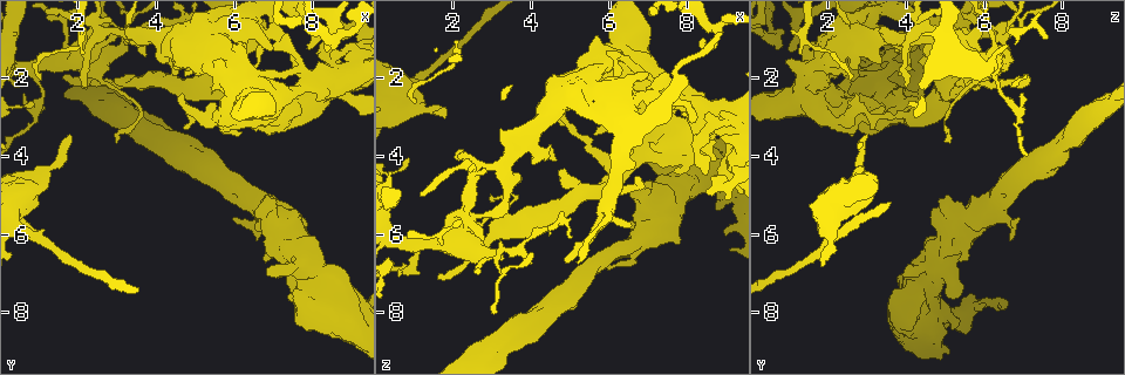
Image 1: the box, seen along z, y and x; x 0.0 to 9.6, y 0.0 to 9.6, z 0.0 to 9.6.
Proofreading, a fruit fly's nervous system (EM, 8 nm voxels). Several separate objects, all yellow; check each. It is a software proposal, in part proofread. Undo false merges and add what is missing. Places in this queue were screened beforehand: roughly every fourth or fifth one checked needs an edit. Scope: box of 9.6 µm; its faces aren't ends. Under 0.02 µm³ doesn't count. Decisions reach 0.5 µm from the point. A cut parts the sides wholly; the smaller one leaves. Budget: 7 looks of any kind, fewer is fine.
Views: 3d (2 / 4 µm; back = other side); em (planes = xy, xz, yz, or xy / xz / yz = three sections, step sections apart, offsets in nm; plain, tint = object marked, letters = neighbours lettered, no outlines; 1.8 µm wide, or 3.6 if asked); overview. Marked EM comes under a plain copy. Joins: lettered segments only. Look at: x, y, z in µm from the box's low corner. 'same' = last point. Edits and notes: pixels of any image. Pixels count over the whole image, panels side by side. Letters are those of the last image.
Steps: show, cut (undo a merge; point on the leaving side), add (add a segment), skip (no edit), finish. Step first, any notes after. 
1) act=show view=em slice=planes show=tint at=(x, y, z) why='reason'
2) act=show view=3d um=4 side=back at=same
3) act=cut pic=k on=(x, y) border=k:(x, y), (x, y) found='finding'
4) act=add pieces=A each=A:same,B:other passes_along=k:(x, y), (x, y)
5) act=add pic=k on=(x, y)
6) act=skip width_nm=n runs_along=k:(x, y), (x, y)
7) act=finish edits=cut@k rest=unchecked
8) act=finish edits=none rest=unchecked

act=show view=em slice=xy step=16 show=tint at=(5.90, 0.65, 5.25)

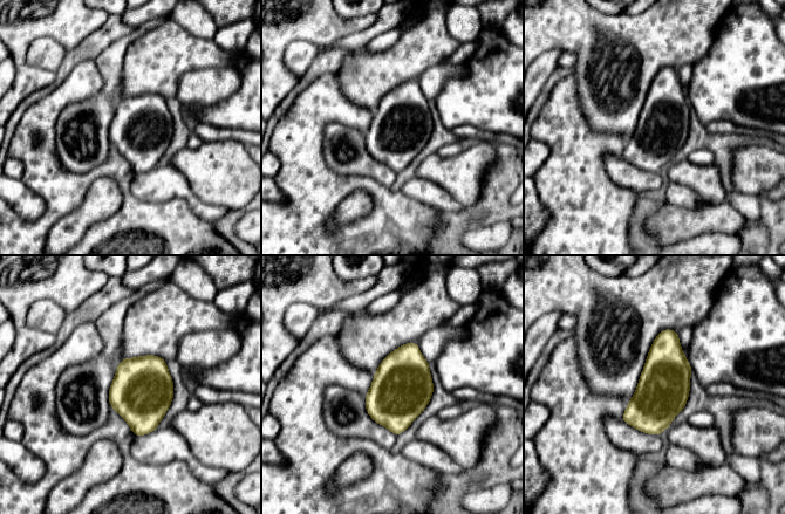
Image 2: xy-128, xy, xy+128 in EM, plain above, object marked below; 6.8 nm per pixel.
act=show view=em slice=planes show=letters at=same

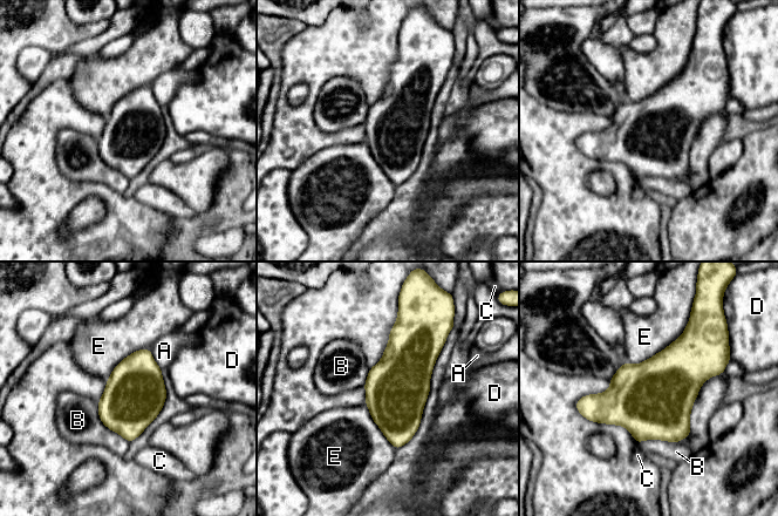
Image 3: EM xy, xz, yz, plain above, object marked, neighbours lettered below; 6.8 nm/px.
act=skip each=A:other,B:other,C:other,D:other,E:other found='one neuron here'

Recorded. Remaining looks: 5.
act=show view=3d um=4 at=(2.30, 1.05, 5.50) why='closes a loop'

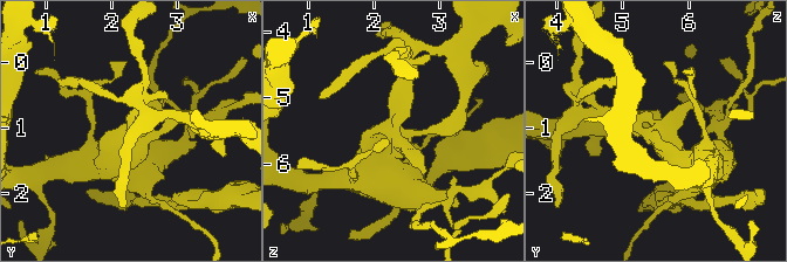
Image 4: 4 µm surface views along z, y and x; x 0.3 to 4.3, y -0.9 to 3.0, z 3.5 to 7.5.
act=show view=em slice=planes show=letters at=(2.30, 1.10, 5.45)

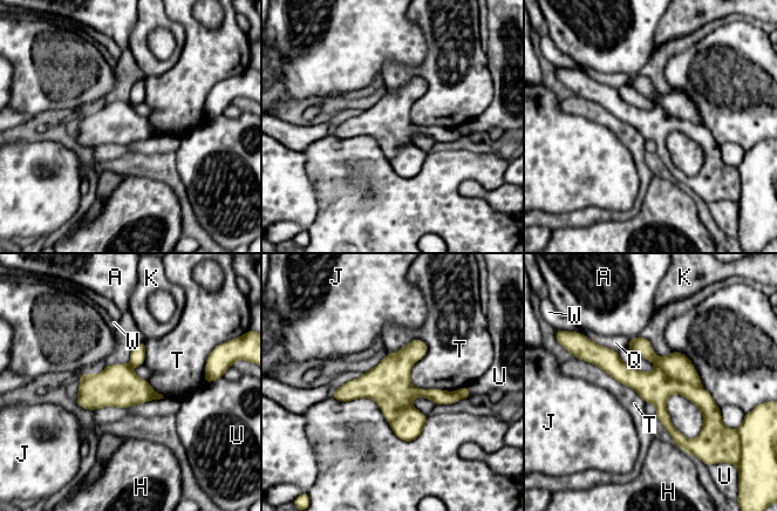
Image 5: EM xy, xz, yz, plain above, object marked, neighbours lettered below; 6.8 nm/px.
act=cut pic=5 on=(655, 387) longest_contact=T:600nm each=A:other,H:other,J:other,K:other,Q:other,T:other,U:other,W:other found='a second neuron is stuck on'

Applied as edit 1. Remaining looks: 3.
act=show view=overview

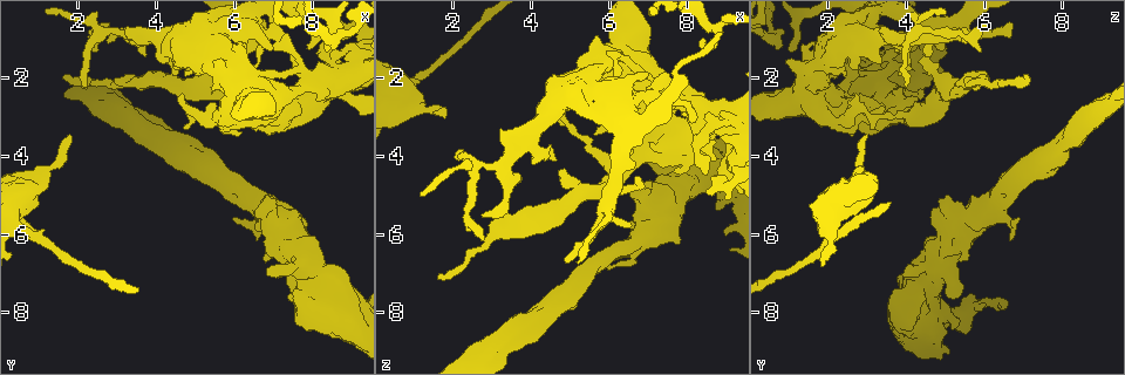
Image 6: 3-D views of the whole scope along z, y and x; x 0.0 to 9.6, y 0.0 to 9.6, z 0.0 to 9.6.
act=show view=em slice=planes show=letters at=(8.75, 8.35, 5.25) why='an open end'

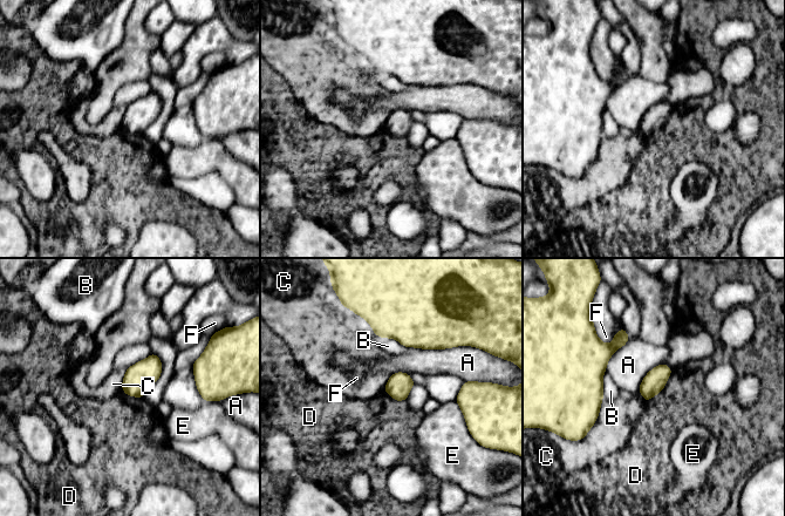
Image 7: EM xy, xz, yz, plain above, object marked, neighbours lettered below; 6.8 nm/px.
act=skip each=A:other,B:other,C:other,D:other,E:other,F:other border=7:(673, 369), (666, 385), (646, 402) found='none of them fits'

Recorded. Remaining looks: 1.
act=finish edits=cut@5 rest=unchecked

